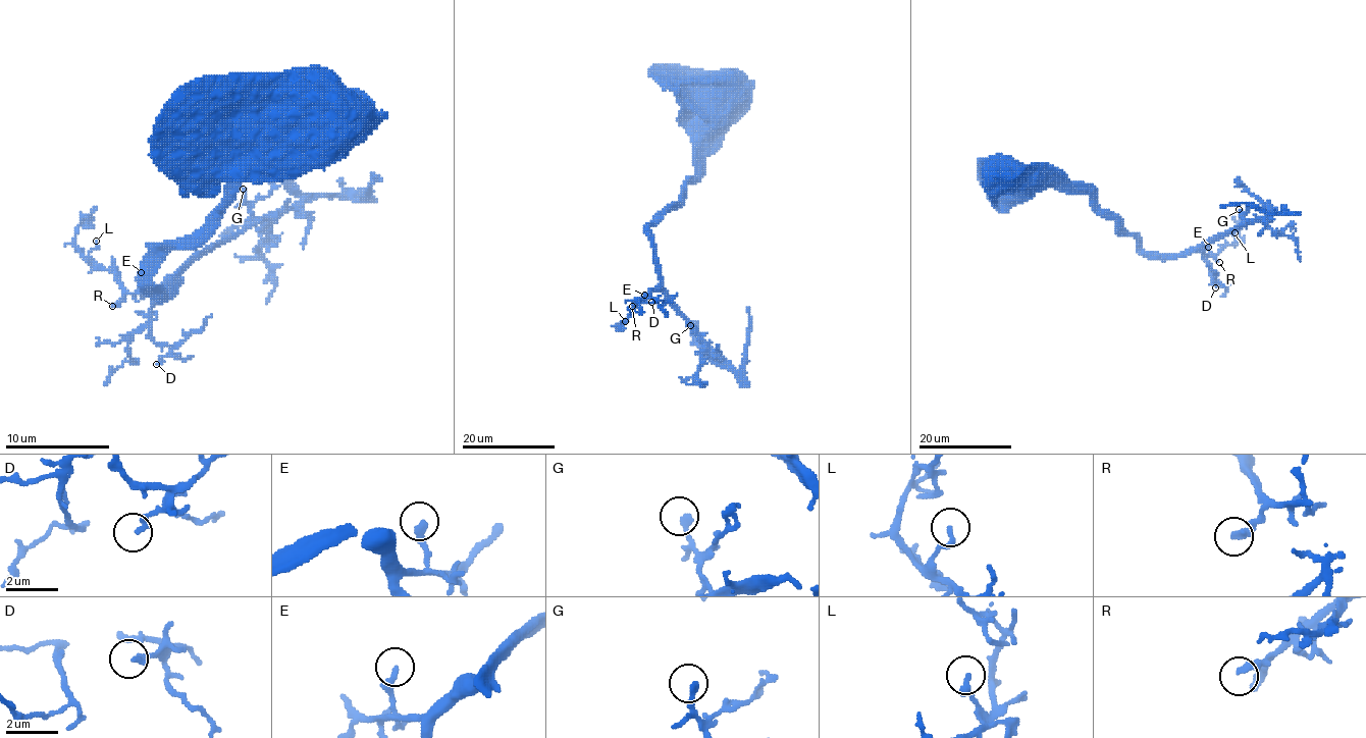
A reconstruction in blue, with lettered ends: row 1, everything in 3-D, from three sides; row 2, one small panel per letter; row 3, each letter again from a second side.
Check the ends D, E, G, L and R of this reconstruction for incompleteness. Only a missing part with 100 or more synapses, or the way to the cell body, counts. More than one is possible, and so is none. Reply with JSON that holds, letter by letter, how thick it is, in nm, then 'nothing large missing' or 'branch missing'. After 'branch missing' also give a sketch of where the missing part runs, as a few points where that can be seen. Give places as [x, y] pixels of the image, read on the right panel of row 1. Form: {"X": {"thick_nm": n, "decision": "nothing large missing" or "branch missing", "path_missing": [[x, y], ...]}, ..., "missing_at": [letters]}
{"D": {"thick_nm": 220, "decision": "nothing large missing"}, "E": {"thick_nm": 280, "decision": "nothing large missing"}, "G": {"thick_nm": 200, "decision": "nothing large missing"}, "L": {"thick_nm": 200, "decision": "nothing large missing"}, "R": {"thick_nm": 240, "decision": "nothing large missing"}, "missing_at": []}

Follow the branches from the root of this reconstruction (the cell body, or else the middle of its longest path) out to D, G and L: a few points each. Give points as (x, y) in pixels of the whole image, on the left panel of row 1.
D: (298, 100), (229, 202), (146, 275), (162, 291), (174, 277), (151, 309), (151, 337), (169, 346), (156, 364)
G: (298, 100), (293, 89), (229, 202), (146, 280), (164, 291), (241, 233), (251, 222), (243, 189)
L: (298, 100), (293, 89), (229, 202), (146, 275), (164, 291), (174, 277), (130, 294), (91, 259), (96, 241)

